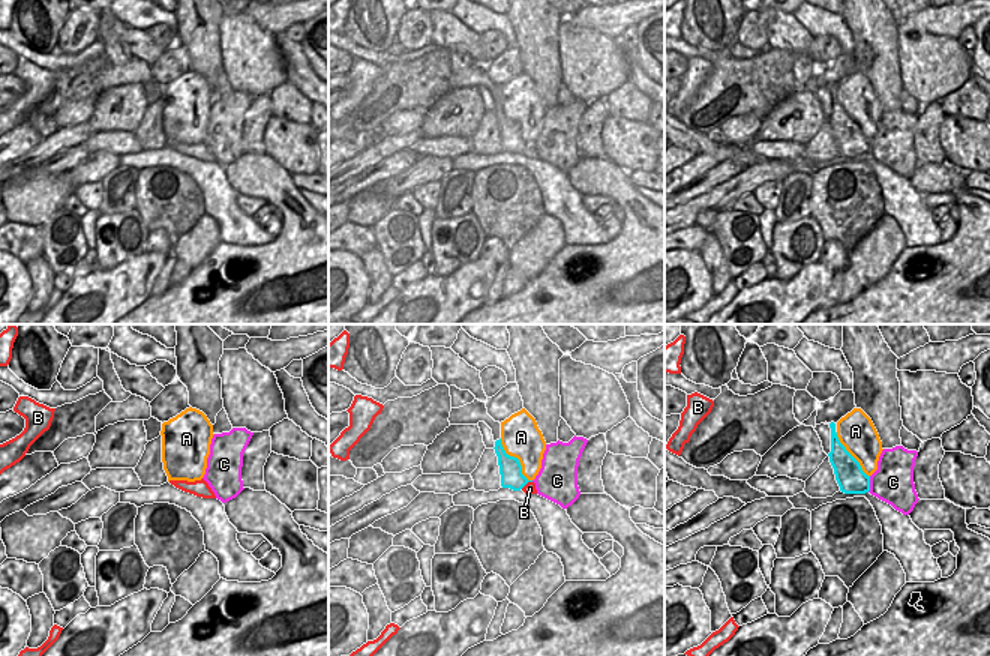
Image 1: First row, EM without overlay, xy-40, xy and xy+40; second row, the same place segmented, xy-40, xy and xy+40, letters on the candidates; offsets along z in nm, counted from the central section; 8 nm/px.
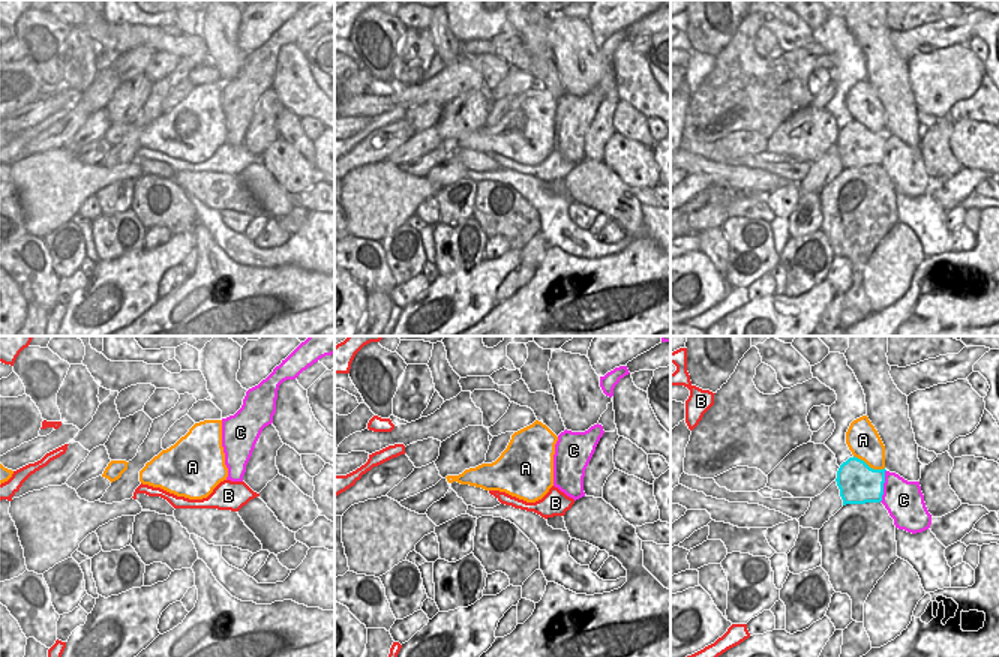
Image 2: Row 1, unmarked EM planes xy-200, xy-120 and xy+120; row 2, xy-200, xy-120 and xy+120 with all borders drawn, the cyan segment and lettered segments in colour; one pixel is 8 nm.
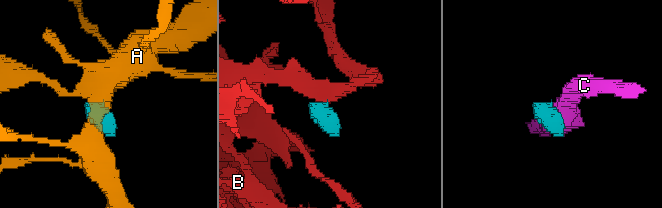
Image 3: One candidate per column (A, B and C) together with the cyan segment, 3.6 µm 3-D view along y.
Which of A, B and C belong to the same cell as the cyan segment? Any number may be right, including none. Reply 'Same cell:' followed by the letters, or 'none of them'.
Same cell: none of them

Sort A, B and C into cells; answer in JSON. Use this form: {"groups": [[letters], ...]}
{"groups": [["A"], ["B"], ["C"]]}

